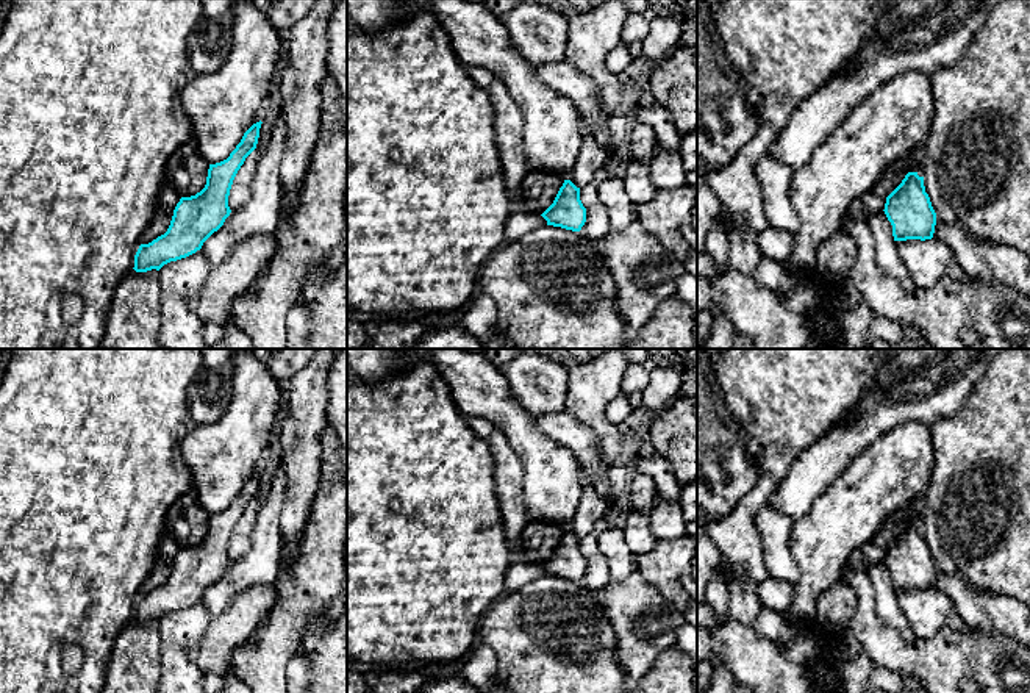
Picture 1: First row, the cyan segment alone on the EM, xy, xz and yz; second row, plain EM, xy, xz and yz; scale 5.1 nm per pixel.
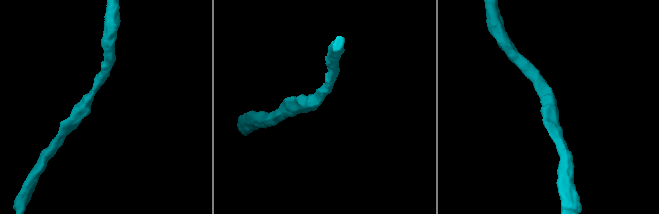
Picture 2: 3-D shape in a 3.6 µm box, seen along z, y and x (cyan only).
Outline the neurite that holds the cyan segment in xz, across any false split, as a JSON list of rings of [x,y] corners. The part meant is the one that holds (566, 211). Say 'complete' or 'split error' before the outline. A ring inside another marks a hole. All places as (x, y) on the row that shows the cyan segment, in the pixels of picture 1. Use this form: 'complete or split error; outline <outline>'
complete; outline [[[564,180],[553,203],[541,214],[547,225],[580,232],[586,222],[586,208],[580,200],[580,188]]]

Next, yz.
complete; outline [[[908,172],[902,183],[886,197],[885,214],[892,225],[894,241],[932,239],[936,213],[925,192],[924,177]]]

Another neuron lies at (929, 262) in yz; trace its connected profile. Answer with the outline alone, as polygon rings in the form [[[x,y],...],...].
[[[935,238],[896,241],[896,249],[919,288],[930,288],[946,277],[963,275],[953,252]]]

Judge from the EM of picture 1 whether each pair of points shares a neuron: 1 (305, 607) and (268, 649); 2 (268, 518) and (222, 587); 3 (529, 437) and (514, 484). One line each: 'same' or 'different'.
1: same
2: same
3: different

